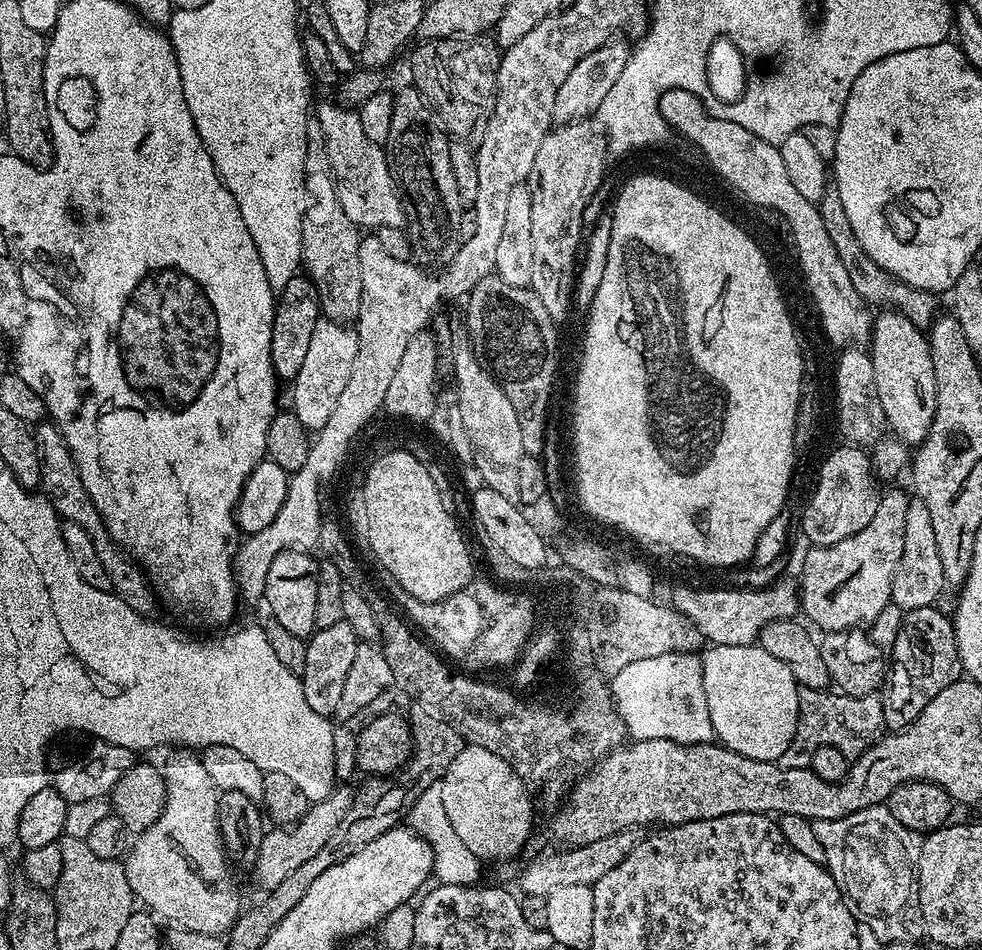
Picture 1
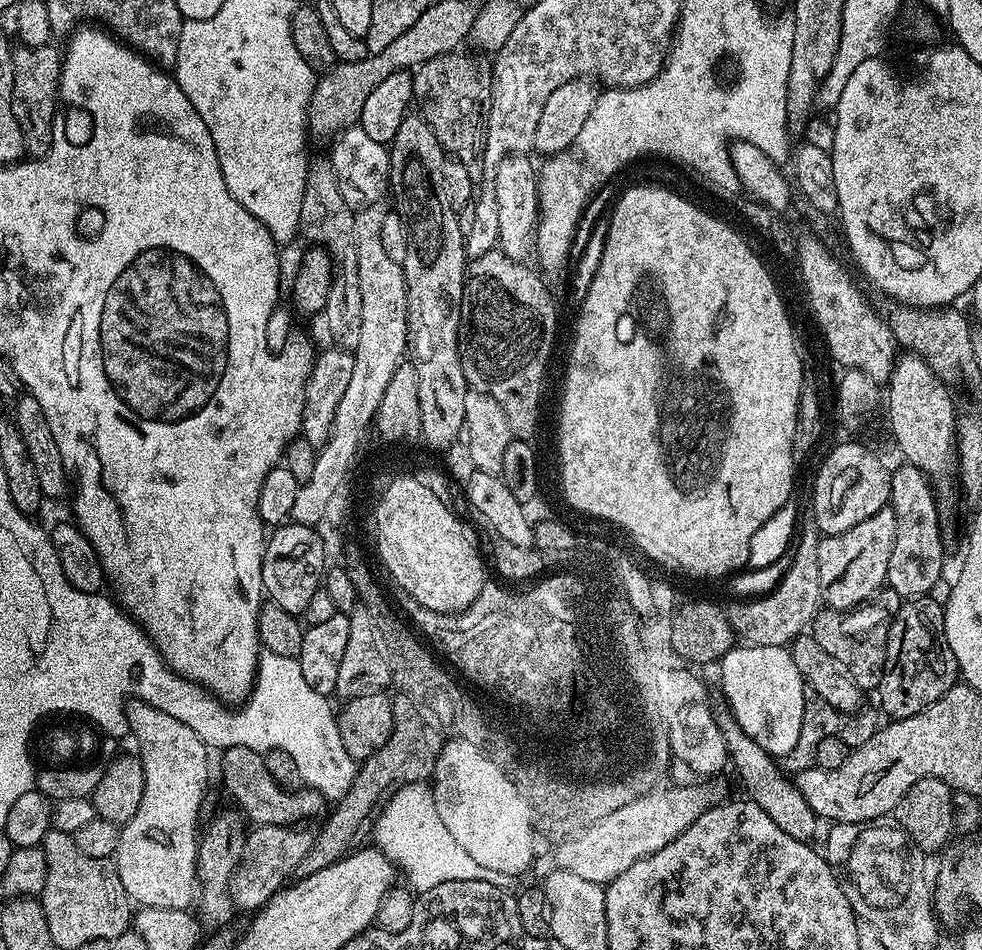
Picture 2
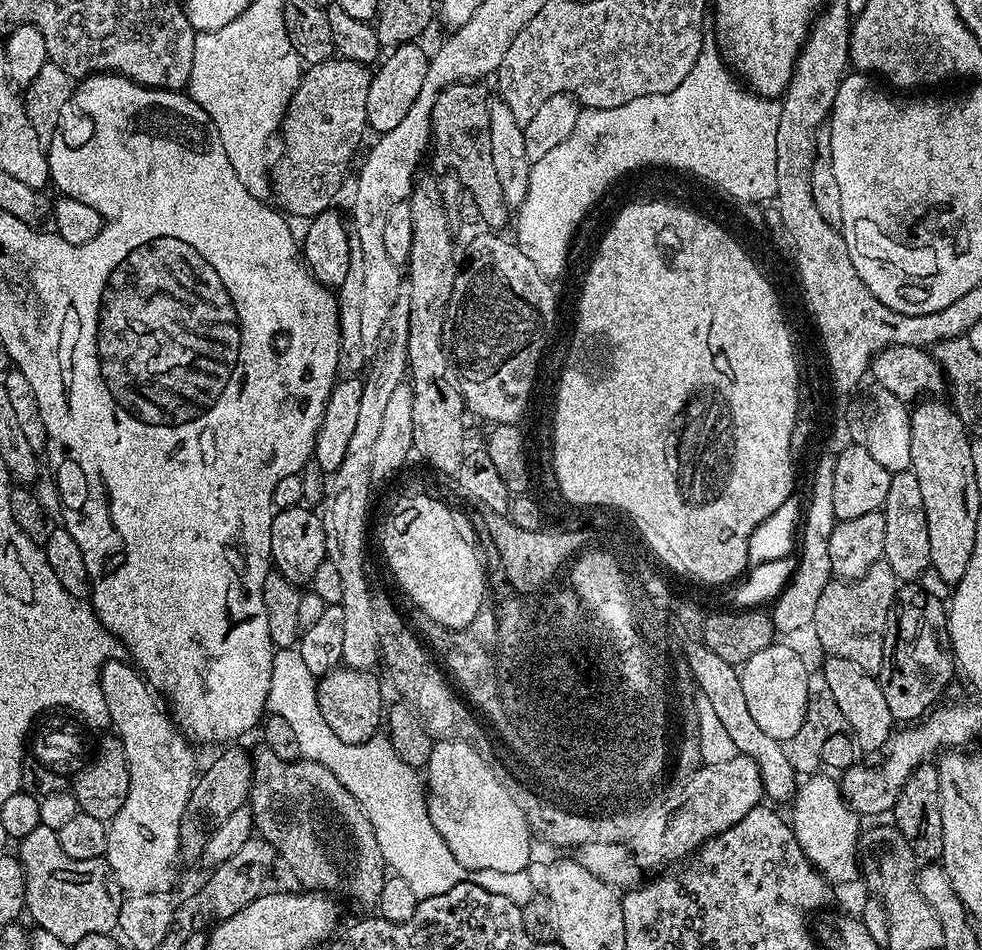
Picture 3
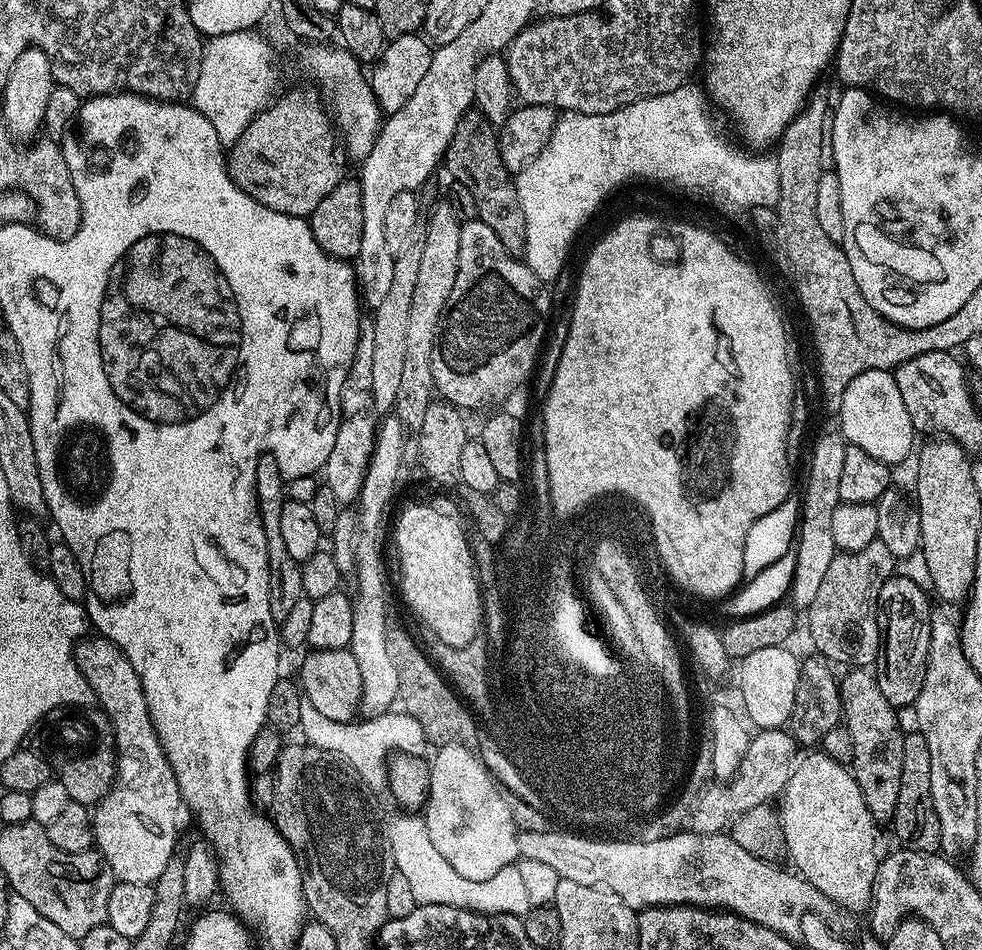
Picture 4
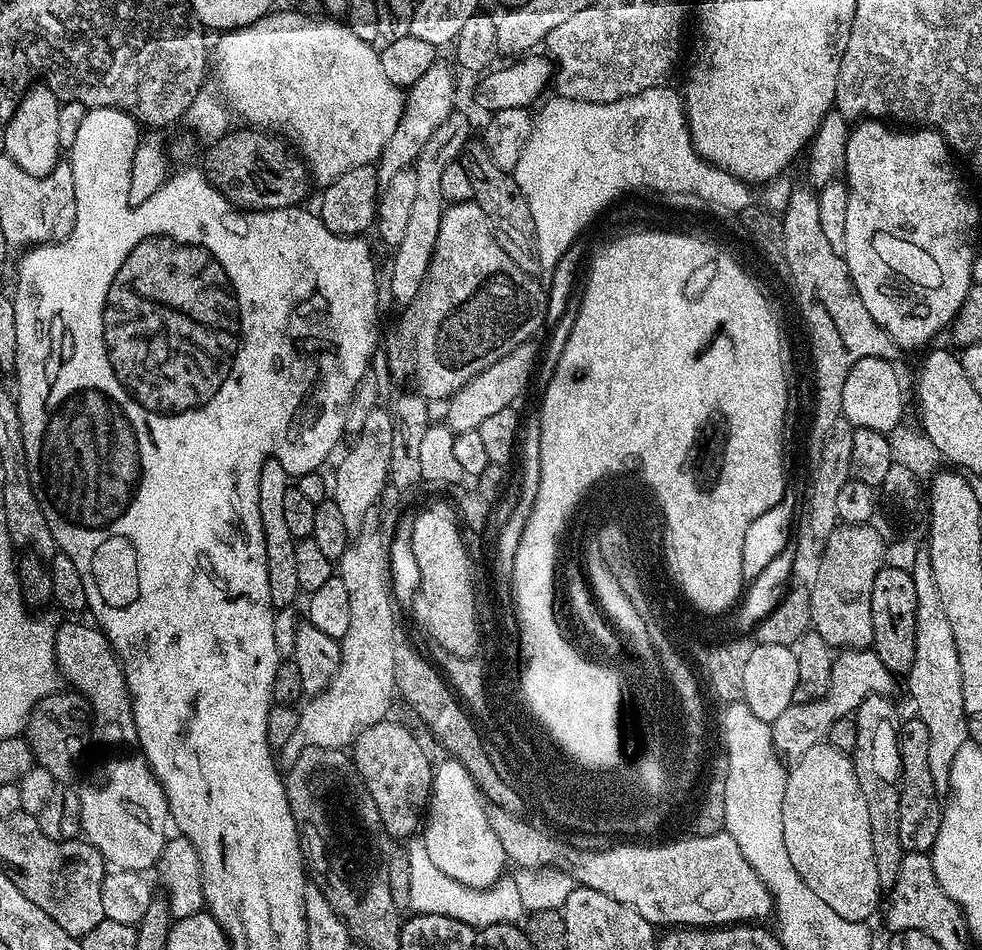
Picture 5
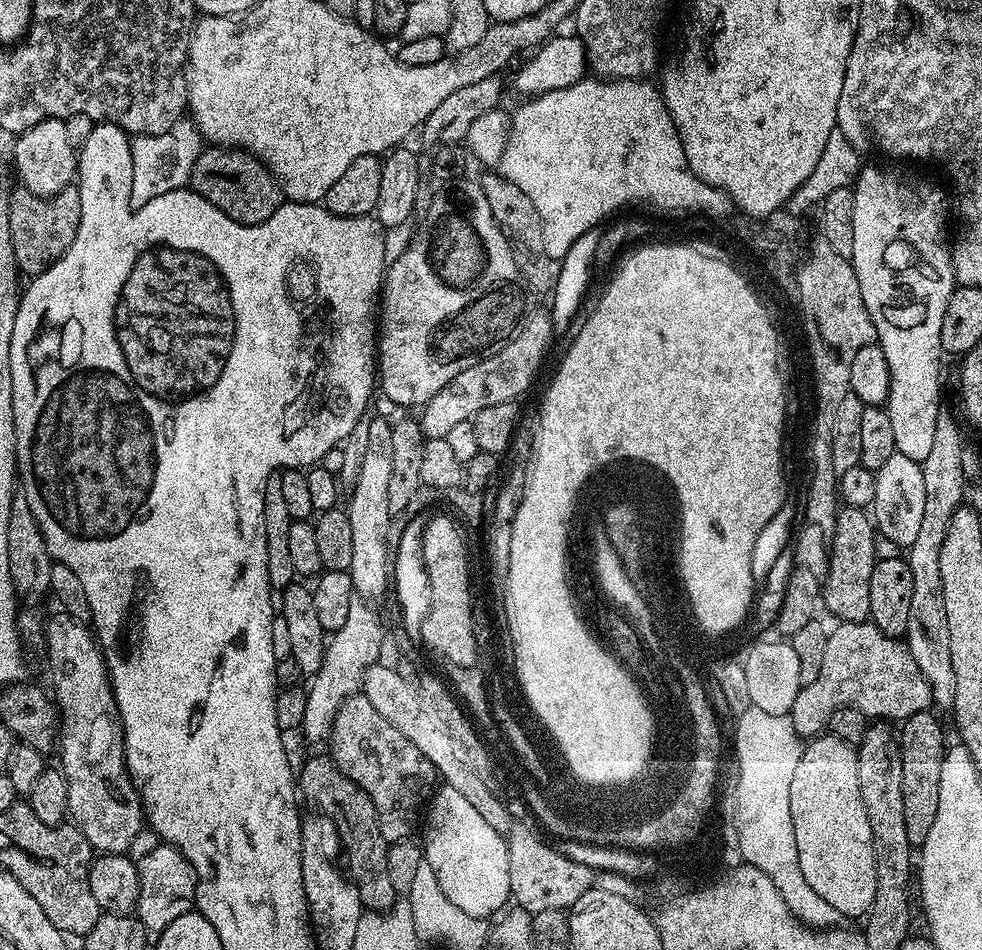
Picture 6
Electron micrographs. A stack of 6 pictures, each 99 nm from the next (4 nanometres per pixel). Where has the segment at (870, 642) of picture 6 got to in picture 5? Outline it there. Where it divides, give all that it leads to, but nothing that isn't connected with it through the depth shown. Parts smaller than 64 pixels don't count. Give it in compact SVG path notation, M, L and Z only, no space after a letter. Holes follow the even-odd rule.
M849 648L841 651L832 662L832 677L830 678L830 686L826 690L826 694L821 700L814 702L806 702L805 704L793 703L786 706L786 710L782 710L782 714L778 714L776 720L771 721L773 734L773 746L775 751L779 753L785 761L795 762L802 758L802 754L806 754L806 750L810 750L810 746L821 743L827 737L830 726L836 720L843 720L851 717L855 713L859 704L870 695L880 695L891 697L892 691L896 688L897 677L882 662L882 658L878 656L875 650L865 650L862 648Z

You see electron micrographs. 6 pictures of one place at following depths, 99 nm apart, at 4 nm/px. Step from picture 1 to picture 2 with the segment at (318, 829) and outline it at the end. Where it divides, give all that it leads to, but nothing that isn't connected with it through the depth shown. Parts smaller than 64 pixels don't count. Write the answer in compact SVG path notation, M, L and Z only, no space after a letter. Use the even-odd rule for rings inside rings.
M259 825L248 832L242 858L232 875L232 899L235 907L247 914L255 913L268 903L271 896L289 883L288 875L296 872L297 864L312 848L313 833L301 825L274 827Z

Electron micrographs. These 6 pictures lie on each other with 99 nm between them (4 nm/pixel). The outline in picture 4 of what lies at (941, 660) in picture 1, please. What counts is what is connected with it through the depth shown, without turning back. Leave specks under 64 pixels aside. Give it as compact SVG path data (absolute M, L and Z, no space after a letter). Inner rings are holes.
M893 574L882 586L882 594L878 594L878 612L880 613L880 654L874 665L874 675L883 697L890 702L890 706L897 710L911 709L915 705L918 694L922 690L922 678L926 678L926 662L930 654L930 626L934 609L928 601L926 593L920 589L916 580L908 576Z

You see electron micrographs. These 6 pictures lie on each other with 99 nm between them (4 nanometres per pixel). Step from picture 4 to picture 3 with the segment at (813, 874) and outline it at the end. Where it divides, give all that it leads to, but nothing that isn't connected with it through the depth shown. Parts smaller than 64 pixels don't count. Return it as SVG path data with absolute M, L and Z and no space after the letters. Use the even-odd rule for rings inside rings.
M813 774L797 787L790 807L792 833L794 838L798 838L798 846L802 846L802 854L806 854L813 868L817 868L820 875L833 885L850 883L856 876L856 868L858 872L858 845L862 835L862 820L845 800L839 783L831 775Z

